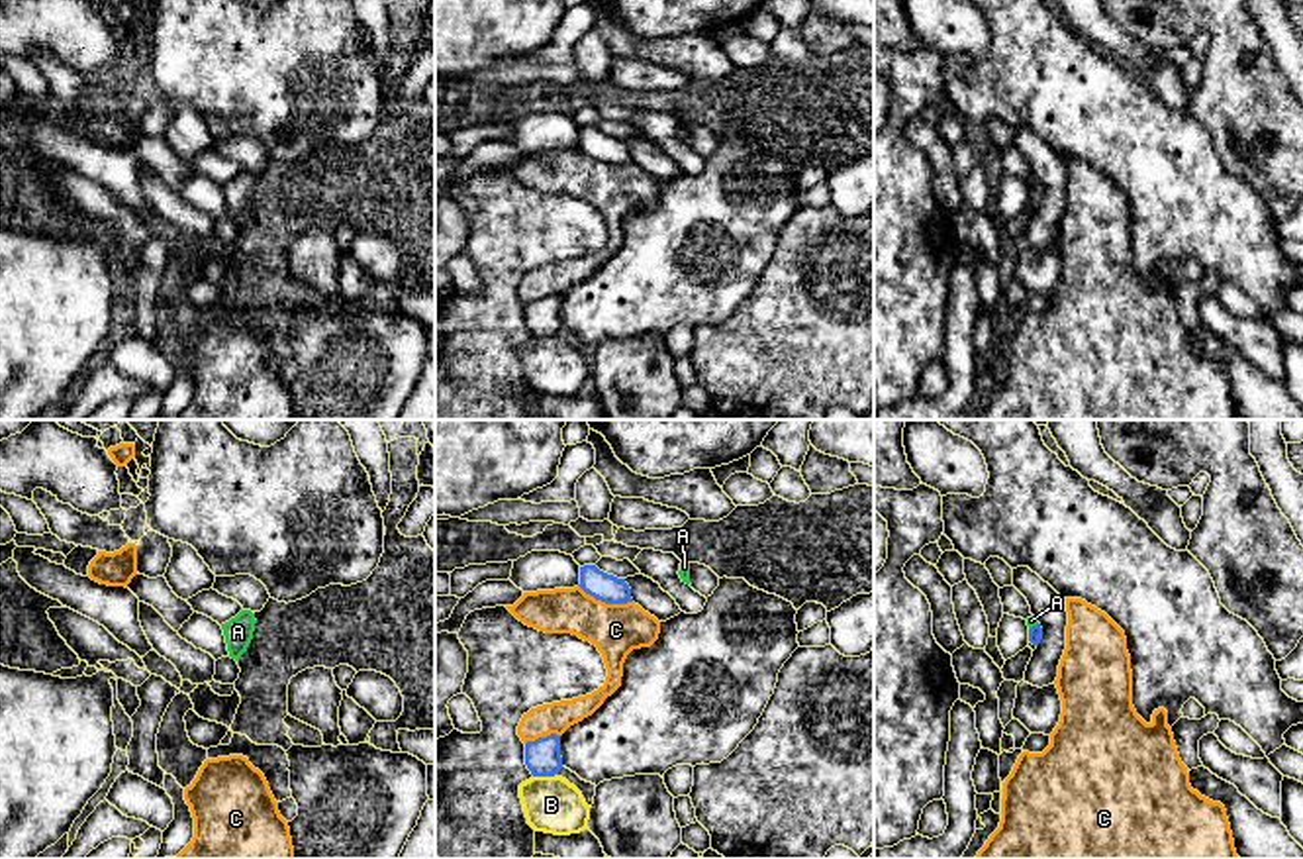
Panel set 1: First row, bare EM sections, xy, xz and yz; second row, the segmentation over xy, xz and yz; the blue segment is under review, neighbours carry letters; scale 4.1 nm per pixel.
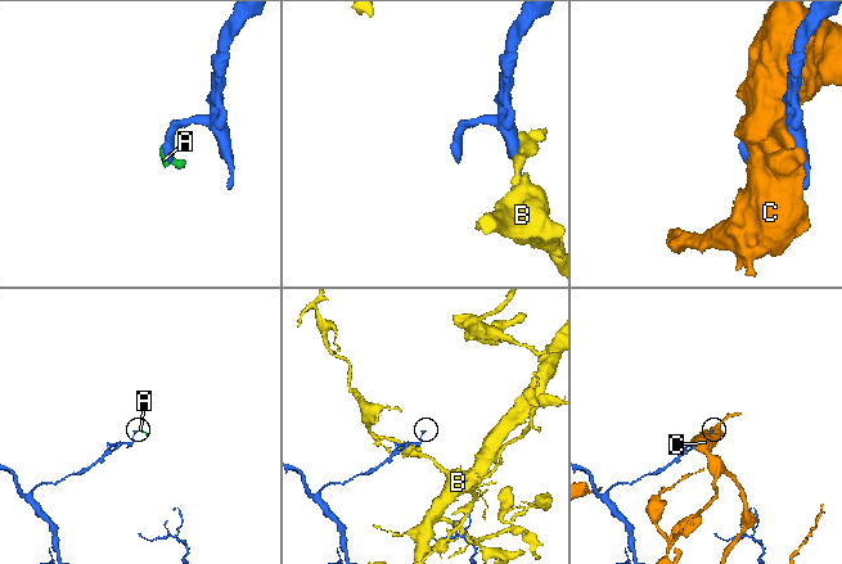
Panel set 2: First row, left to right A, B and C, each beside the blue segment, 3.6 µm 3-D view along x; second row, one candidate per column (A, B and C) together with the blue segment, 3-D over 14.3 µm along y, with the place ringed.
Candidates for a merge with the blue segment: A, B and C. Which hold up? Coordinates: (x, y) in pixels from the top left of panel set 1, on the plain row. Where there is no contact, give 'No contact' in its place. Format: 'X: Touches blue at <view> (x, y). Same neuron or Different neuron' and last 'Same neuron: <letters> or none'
A: Touches blue at yz (1033, 187). Different neuron
B: Touches blue at xz (545, 336). Different neuron
C: Touches blue at xz (606, 163). Different neuron
Same neuron: none

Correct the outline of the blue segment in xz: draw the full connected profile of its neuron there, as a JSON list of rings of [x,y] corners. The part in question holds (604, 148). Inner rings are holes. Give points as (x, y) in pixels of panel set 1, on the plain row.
[[[596,126],[580,127],[580,145],[586,155],[605,165],[627,165],[633,163],[631,149],[625,139],[617,139],[600,131]]]

